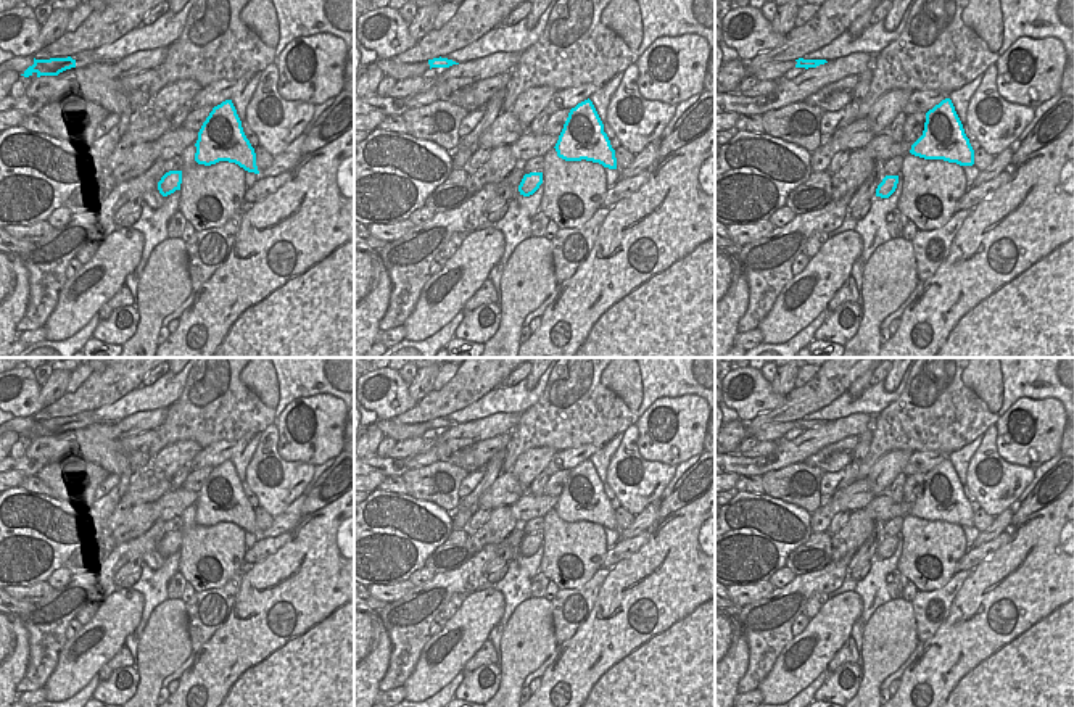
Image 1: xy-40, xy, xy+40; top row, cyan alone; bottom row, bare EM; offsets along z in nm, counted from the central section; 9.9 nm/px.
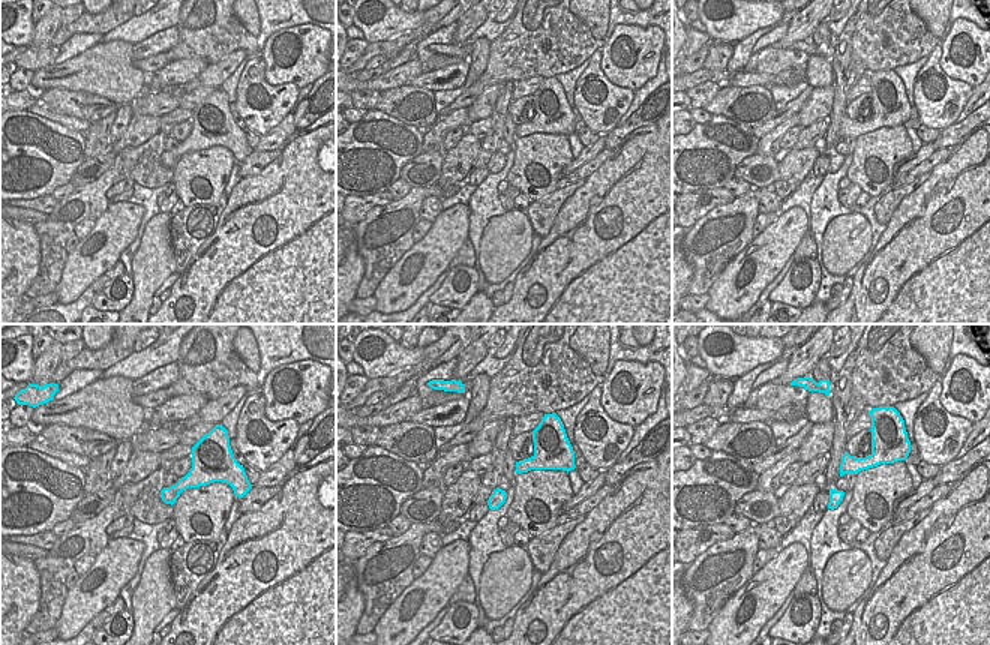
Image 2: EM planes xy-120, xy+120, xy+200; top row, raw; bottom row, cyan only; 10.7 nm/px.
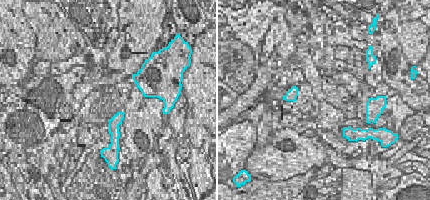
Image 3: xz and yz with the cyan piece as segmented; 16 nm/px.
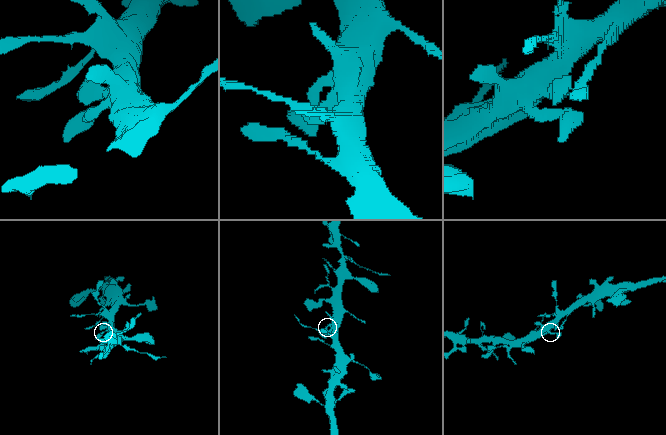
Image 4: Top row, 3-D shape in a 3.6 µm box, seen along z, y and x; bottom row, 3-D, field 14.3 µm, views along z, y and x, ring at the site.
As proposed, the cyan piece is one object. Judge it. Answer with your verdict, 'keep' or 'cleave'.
keep

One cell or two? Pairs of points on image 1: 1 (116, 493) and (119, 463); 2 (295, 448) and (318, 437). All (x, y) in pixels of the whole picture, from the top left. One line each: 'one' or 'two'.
1: two
2: one

